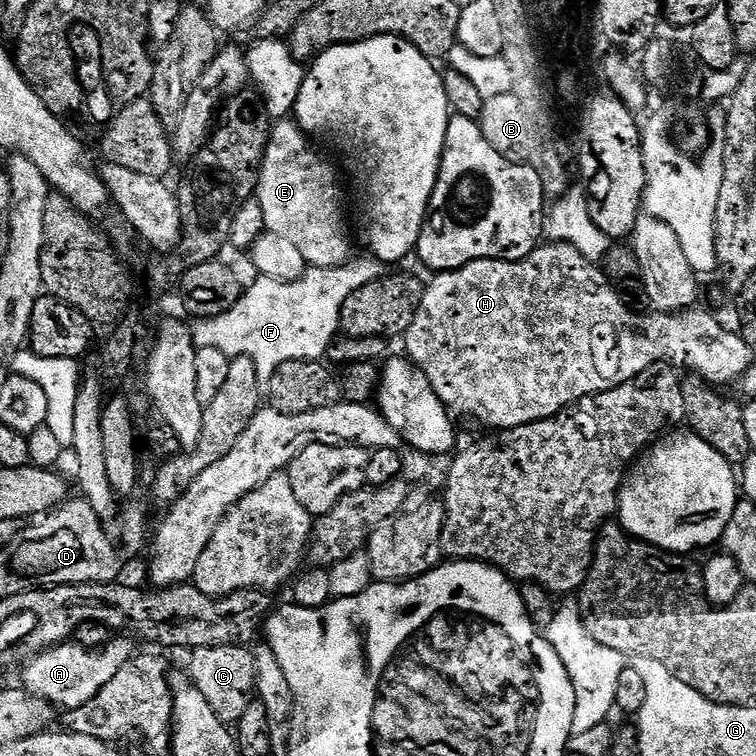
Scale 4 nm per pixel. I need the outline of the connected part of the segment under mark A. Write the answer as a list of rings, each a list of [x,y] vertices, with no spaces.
[[[124,638],[114,639],[95,649],[79,646],[75,642],[65,642],[53,648],[44,649],[22,666],[25,666],[22,670],[23,689],[33,699],[46,700],[66,708],[65,710],[82,707],[95,698],[100,689],[110,682],[123,664],[132,657],[132,650],[128,644],[130,642]]]

